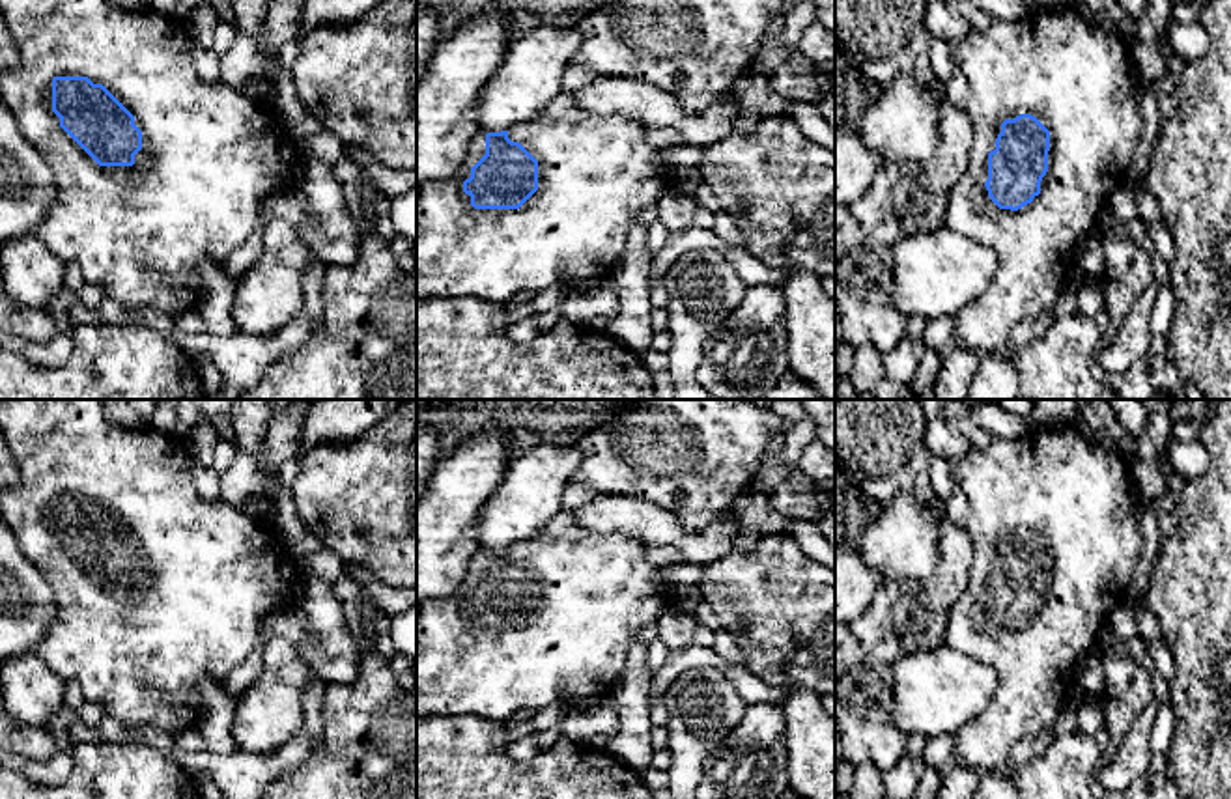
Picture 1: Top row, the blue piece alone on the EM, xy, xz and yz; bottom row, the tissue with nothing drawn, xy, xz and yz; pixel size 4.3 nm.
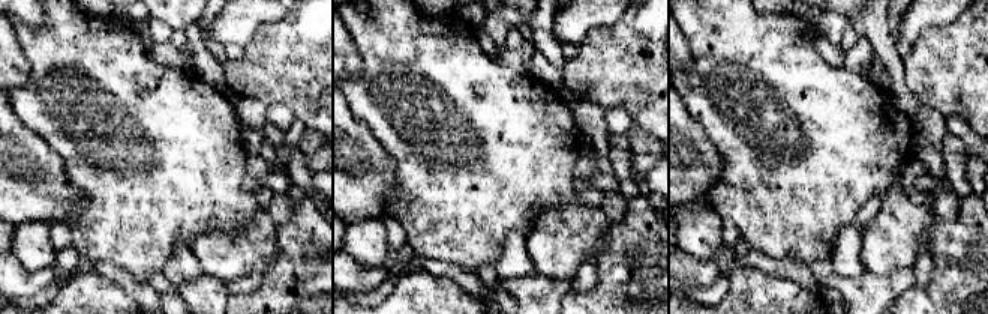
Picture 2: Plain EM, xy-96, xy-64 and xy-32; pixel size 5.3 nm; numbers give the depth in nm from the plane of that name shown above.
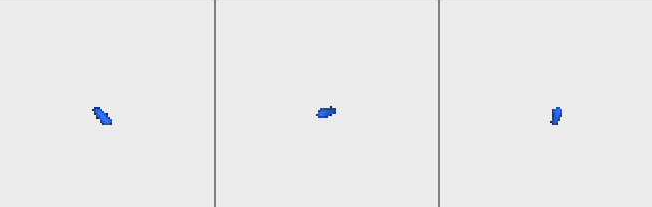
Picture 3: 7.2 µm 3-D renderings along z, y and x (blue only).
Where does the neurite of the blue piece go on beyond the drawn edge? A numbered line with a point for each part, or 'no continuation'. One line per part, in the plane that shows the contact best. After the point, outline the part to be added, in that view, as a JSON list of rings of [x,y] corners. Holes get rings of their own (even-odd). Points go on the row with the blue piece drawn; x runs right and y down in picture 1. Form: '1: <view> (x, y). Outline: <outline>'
1: xy (212, 157). Outline: [[[0,0],[0,13],[11,32],[19,63],[0,73],[0,99],[15,114],[21,133],[41,153],[54,174],[58,185],[58,200],[47,213],[45,220],[35,228],[37,237],[64,263],[73,261],[82,269],[86,282],[99,286],[106,297],[114,299],[127,310],[157,308],[170,317],[196,310],[202,297],[200,261],[209,258],[222,267],[228,256],[239,248],[260,226],[269,222],[265,202],[280,190],[293,185],[293,174],[301,170],[304,159],[299,155],[293,138],[276,119],[273,108],[248,99],[241,88],[232,88],[220,80],[205,82],[194,69],[191,50],[192,37],[185,21],[177,15],[164,15],[153,7],[129,11],[110,0]],[[54,77],[88,77],[93,84],[103,84],[133,116],[134,125],[142,131],[142,149],[134,155],[133,166],[99,166],[62,127],[60,118],[52,112],[52,78]]]

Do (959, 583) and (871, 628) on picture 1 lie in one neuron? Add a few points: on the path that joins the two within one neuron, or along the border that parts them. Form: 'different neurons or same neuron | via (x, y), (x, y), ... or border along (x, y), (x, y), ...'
same neuron | via (936, 605), (914, 624), (893, 622)

